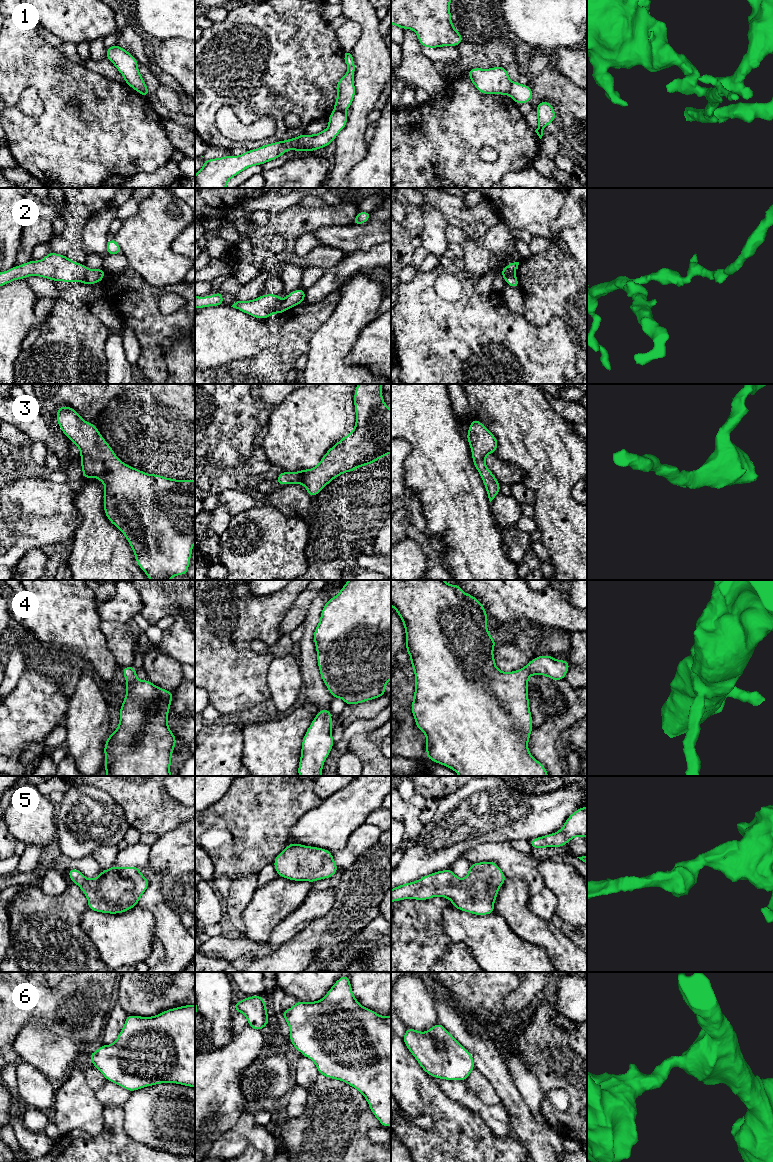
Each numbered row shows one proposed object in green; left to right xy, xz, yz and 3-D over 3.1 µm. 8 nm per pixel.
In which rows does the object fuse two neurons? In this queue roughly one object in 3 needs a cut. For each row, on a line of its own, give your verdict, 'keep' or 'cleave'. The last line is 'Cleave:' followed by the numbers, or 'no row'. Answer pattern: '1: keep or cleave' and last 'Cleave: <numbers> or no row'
1: cleave
2: cleave
3: keep
4: keep
5: keep
6: keep
Cleave: 1, 2

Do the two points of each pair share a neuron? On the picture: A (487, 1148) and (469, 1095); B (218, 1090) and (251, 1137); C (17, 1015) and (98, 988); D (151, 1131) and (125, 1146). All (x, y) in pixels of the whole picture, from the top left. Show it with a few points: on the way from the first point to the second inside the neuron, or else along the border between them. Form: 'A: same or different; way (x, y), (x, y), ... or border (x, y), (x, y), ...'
A: different; border (454, 1101), (473, 1111), (490, 1130)
B: different; border (247, 1107), (235, 1124)
C: same; way (37, 1013), (46, 1008), (75, 1008), (78, 1005)
D: different; border (123, 1120), (123, 1130), (133, 1140), (156, 1149)

